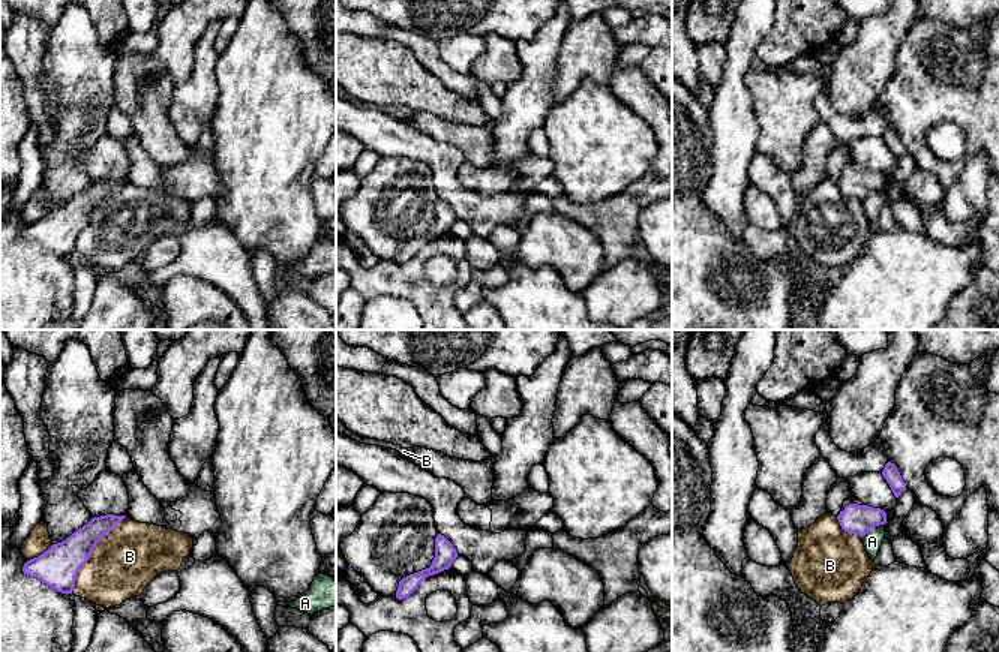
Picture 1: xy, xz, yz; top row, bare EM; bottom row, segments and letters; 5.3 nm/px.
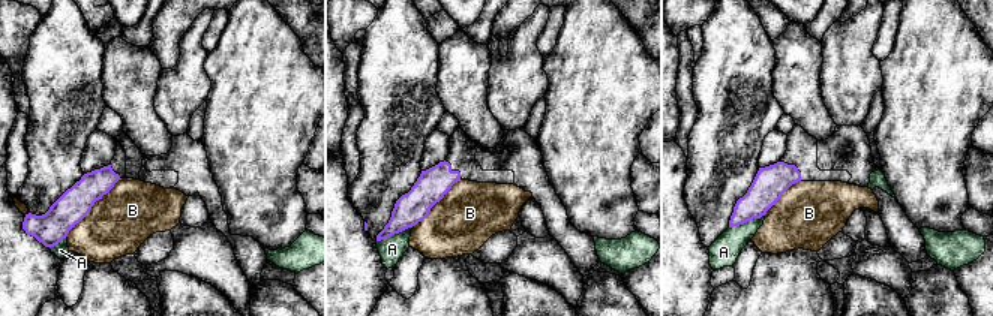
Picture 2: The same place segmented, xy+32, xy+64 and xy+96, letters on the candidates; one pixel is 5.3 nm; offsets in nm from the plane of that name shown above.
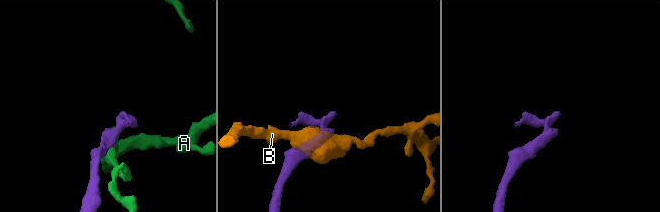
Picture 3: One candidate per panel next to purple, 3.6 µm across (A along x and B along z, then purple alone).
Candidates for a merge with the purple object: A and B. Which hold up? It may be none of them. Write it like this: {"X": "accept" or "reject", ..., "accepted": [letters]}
{"A": "reject", "B": "reject", "accepted": []}

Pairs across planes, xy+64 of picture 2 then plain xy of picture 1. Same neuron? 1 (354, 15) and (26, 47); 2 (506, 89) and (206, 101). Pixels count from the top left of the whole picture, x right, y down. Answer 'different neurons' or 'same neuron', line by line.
1: same neuron
2: same neuron

